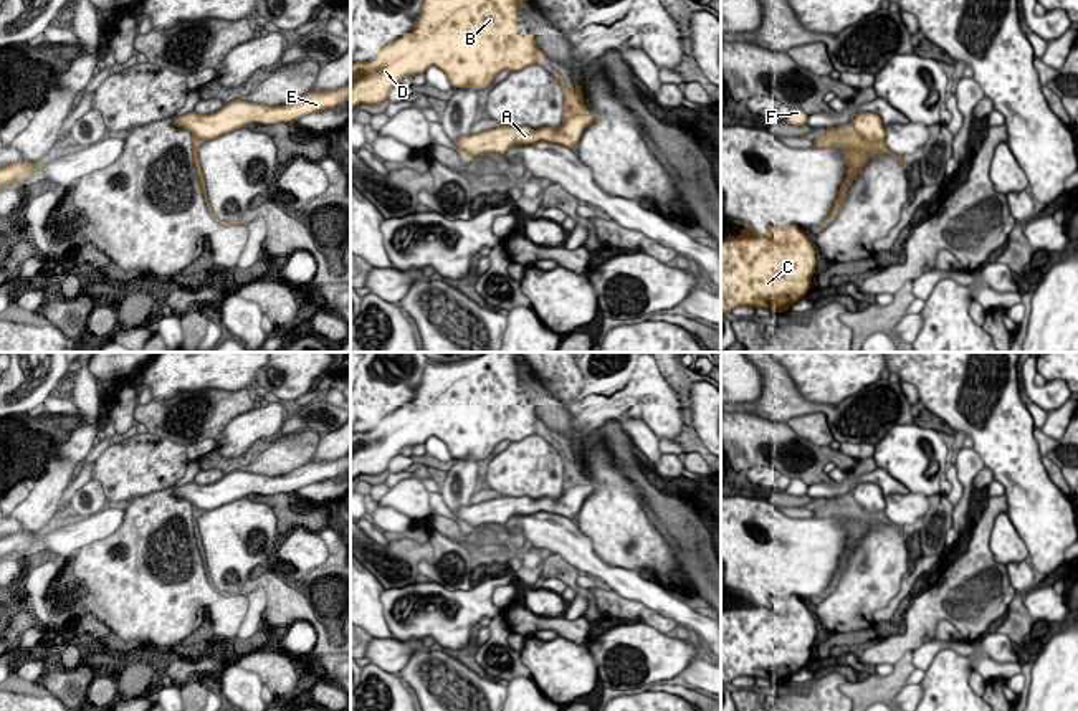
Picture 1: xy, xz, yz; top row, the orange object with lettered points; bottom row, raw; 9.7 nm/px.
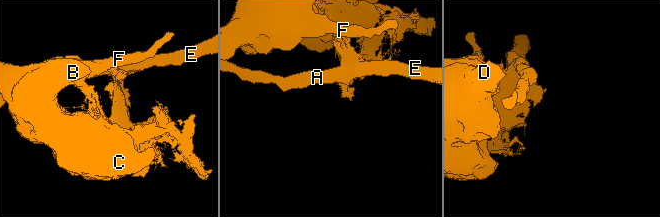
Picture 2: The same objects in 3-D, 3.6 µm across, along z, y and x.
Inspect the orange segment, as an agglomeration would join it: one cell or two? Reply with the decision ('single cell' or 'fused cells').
fused cells

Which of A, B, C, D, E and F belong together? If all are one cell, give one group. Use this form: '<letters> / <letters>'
A E / B C D F

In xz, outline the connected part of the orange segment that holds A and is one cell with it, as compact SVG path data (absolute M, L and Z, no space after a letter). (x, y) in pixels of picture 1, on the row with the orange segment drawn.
M580 112L569 117L559 127L531 129L527 126L483 131L479 134L463 136L456 149L466 157L499 155L514 146L529 146L536 142L560 144L565 147L577 146L584 131L594 122L592 112Z

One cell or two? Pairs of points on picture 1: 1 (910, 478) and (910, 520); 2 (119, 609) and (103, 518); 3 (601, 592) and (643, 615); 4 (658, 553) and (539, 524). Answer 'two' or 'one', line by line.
1: two
2: two
3: one
4: two

